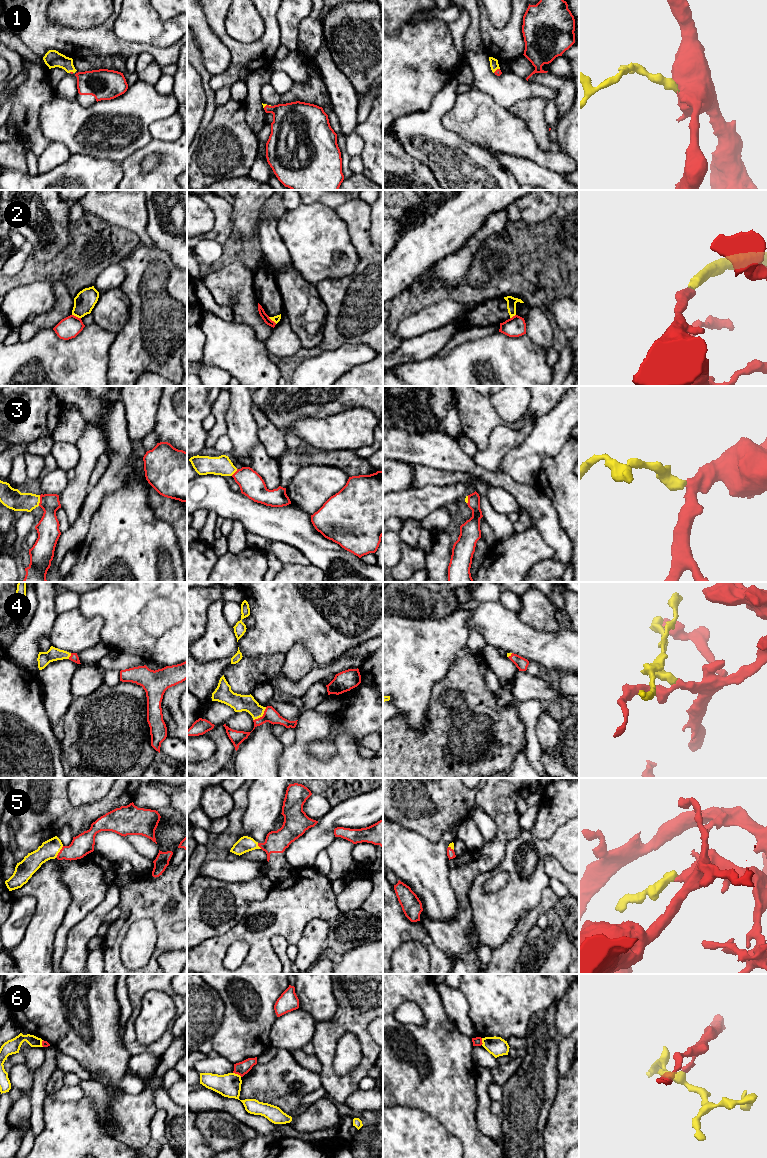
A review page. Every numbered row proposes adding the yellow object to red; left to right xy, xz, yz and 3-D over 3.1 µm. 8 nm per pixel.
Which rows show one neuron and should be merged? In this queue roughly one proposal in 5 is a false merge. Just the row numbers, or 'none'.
1, 3, 4, 5

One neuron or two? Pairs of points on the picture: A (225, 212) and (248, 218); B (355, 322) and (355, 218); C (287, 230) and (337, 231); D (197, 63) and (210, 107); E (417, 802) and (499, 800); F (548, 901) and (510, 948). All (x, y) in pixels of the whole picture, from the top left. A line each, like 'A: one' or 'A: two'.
A: two
B: one
C: one
D: one
E: two
F: one

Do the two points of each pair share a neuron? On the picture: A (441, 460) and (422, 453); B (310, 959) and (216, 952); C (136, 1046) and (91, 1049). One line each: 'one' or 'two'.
A: one
B: two
C: two

